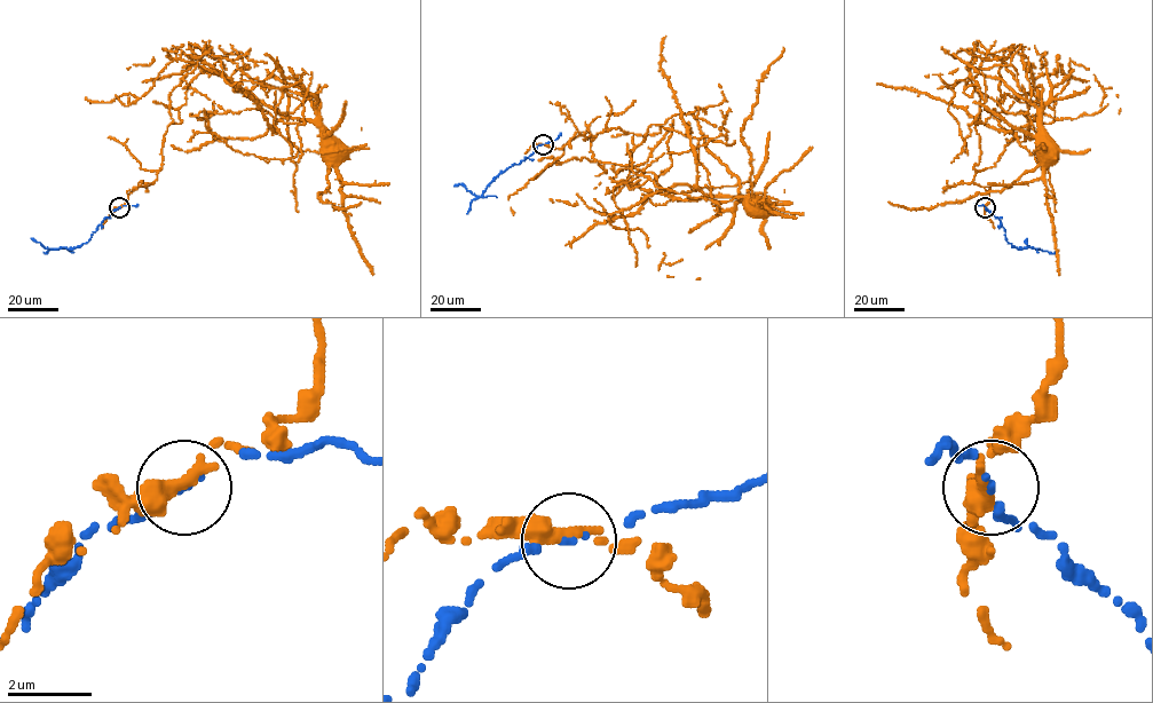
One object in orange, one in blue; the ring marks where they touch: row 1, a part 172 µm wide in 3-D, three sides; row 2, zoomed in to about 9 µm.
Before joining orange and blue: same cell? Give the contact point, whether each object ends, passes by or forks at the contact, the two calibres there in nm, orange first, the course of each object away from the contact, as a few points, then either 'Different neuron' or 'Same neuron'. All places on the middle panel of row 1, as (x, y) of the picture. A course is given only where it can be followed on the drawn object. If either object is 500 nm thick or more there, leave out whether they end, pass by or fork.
Place: (543, 144). At the ring orange passes by. At the ring blue ends. Thickness 320 nm (orange) against 160 nm. Course of orange: (543, 144), (561, 149), (577, 132), (592, 140), (611, 128), (673, 128), (699, 139), (712, 198), (748, 203). Course of blue: (543, 144), (526, 159), (500, 173), (481, 197), (467, 190), (464, 184), (453, 186). Different neuron

